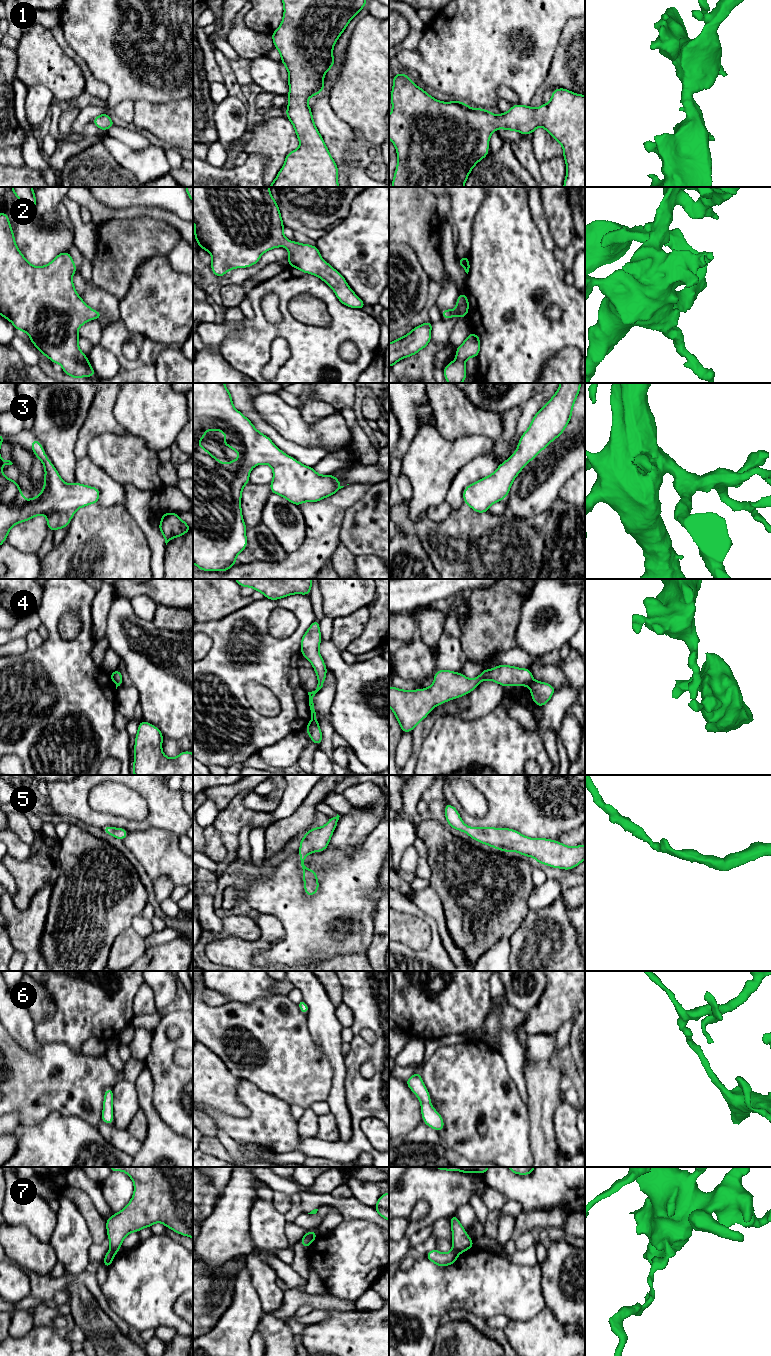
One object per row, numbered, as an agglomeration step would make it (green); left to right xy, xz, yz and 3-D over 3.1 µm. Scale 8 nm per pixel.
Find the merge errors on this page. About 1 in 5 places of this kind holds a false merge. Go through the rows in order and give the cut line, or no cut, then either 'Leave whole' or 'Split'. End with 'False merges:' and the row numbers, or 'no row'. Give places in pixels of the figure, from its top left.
1: No split. Leave whole
2: No split. Leave whole
3: No split. Leave whole
4: Split along yz (533, 681), (529, 686). Split
5: No split. Leave whole
6: No split. Leave whole
7: Split along xy (110, 1249), (115, 1252). Split
False merges: 4, 7

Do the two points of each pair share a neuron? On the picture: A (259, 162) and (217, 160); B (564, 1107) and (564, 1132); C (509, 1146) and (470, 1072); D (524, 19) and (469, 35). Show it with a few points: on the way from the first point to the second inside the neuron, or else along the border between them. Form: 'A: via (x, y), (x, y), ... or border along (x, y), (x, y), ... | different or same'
A: border along (205, 160), (214, 166), (222, 167) | different
B: via (564, 1113), (564, 1126) | same
C: via (494, 1128), (487, 1120), (486, 1112), (472, 1090) | same
D: via (510, 21), (499, 32), (492, 35), (483, 35) | same

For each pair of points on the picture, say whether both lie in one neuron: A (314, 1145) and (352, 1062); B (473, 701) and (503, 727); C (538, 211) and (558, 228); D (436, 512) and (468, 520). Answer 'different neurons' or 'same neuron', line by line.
A: same neuron
B: different neurons
C: different neurons
D: different neurons

